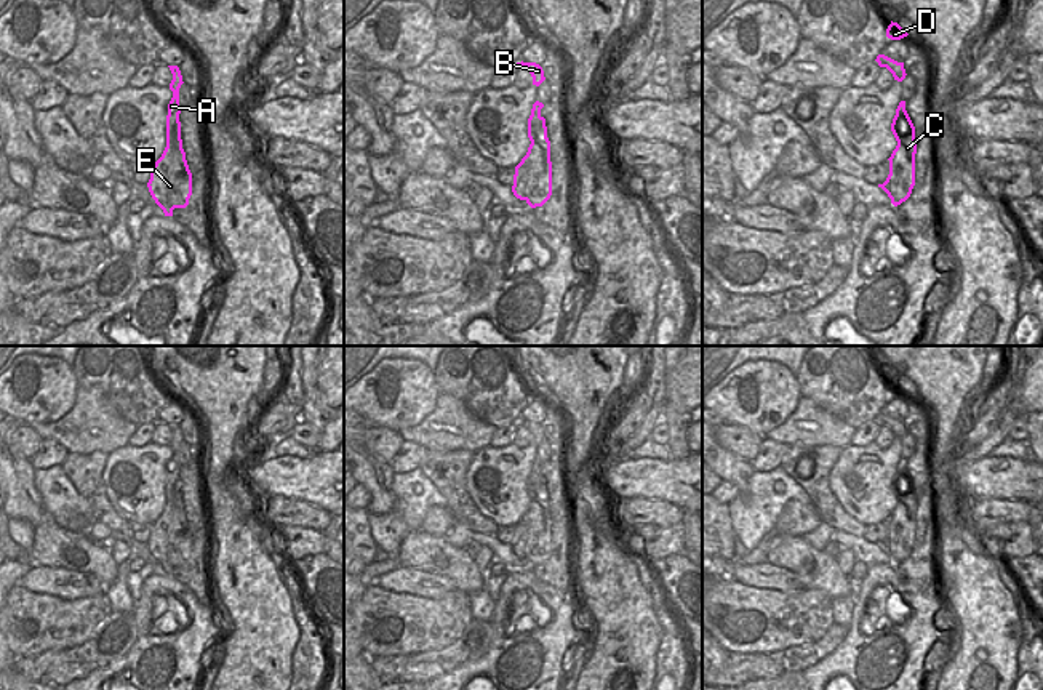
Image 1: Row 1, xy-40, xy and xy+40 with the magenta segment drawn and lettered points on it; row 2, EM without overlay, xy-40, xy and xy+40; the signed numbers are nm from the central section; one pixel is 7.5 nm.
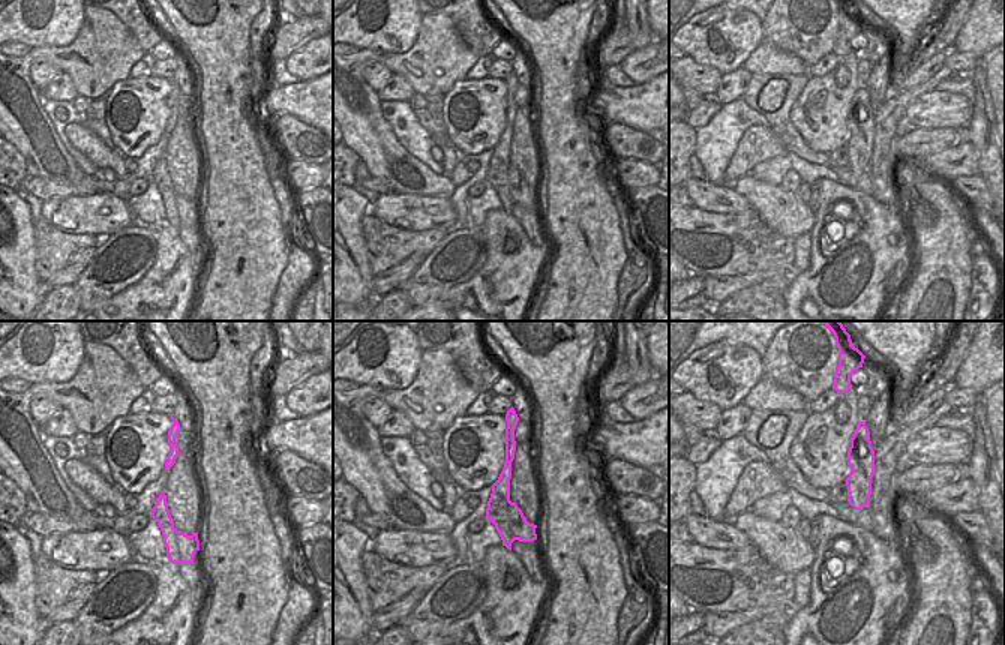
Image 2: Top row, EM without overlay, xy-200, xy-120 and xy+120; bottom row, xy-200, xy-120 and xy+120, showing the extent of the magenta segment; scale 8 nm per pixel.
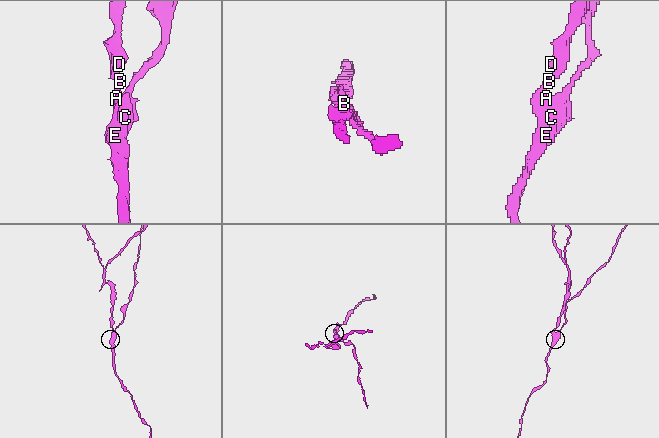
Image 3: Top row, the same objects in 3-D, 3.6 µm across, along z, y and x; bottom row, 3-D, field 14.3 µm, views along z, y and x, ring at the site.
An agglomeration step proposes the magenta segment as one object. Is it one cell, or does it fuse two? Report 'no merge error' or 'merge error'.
merge error

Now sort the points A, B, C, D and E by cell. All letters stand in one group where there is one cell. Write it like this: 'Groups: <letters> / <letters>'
Groups: A B D / C E.

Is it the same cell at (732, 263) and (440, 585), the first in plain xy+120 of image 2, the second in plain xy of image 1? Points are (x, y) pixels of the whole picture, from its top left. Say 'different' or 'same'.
different

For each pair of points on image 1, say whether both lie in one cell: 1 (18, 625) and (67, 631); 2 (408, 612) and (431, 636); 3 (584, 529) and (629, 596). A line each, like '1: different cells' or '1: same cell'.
1: same cell
2: same cell
3: same cell

